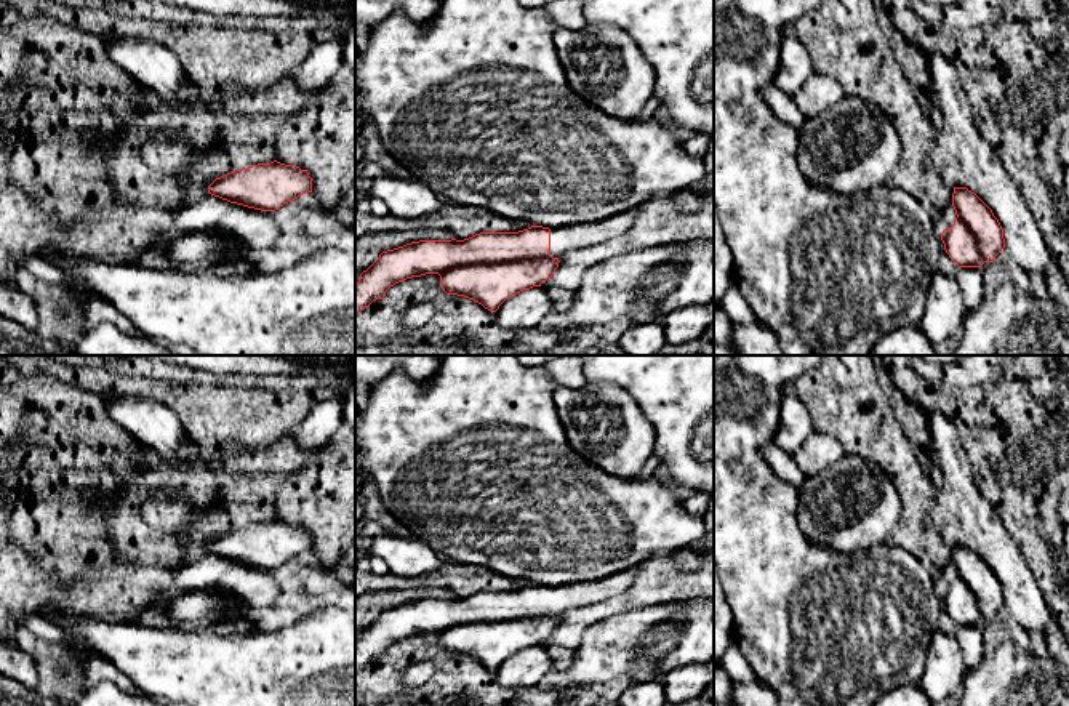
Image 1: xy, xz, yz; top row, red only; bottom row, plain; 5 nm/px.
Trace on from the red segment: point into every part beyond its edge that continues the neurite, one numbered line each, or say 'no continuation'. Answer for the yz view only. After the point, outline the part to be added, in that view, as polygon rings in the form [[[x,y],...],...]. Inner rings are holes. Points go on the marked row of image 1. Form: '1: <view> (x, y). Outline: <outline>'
1: yz (948, 215). Outline: [[[952,205],[947,207],[947,208],[944,208],[944,210],[941,210],[939,219],[941,219],[944,229],[946,229],[946,227],[952,227],[955,218],[957,218],[957,215],[955,215],[955,210],[954,210]]]

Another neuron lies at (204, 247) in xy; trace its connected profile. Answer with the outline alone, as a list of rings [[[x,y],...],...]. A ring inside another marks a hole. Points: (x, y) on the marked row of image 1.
[[[173,231],[166,251],[174,264],[200,263],[218,264],[232,261],[246,261],[242,251],[230,251],[237,242],[229,235],[208,231],[179,234]]]

